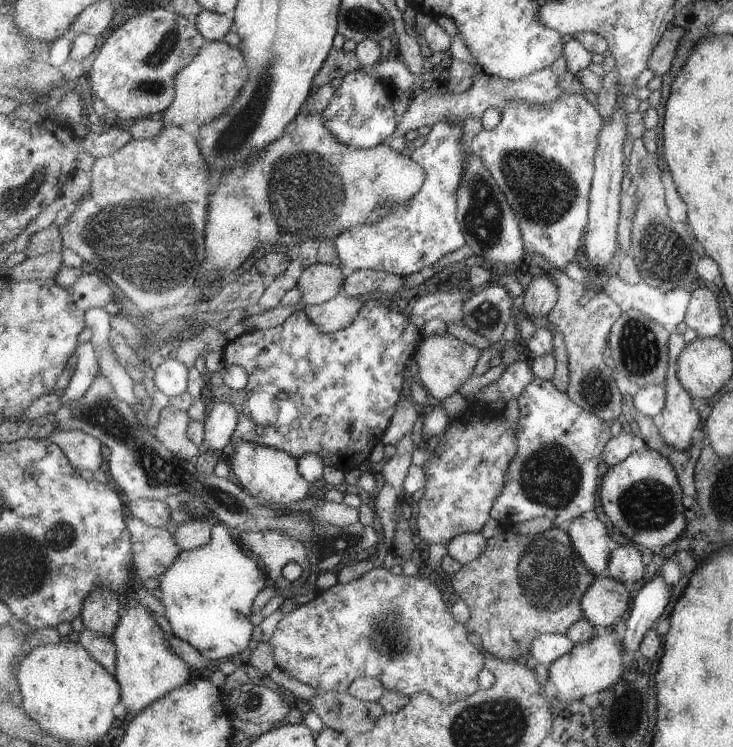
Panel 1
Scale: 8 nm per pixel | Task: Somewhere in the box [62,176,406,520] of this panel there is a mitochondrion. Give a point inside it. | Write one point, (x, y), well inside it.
(154, 241)

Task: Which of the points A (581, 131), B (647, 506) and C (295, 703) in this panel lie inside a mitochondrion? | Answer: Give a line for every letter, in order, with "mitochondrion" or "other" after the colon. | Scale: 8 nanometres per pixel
A: other
B: mitochondrion
C: other

